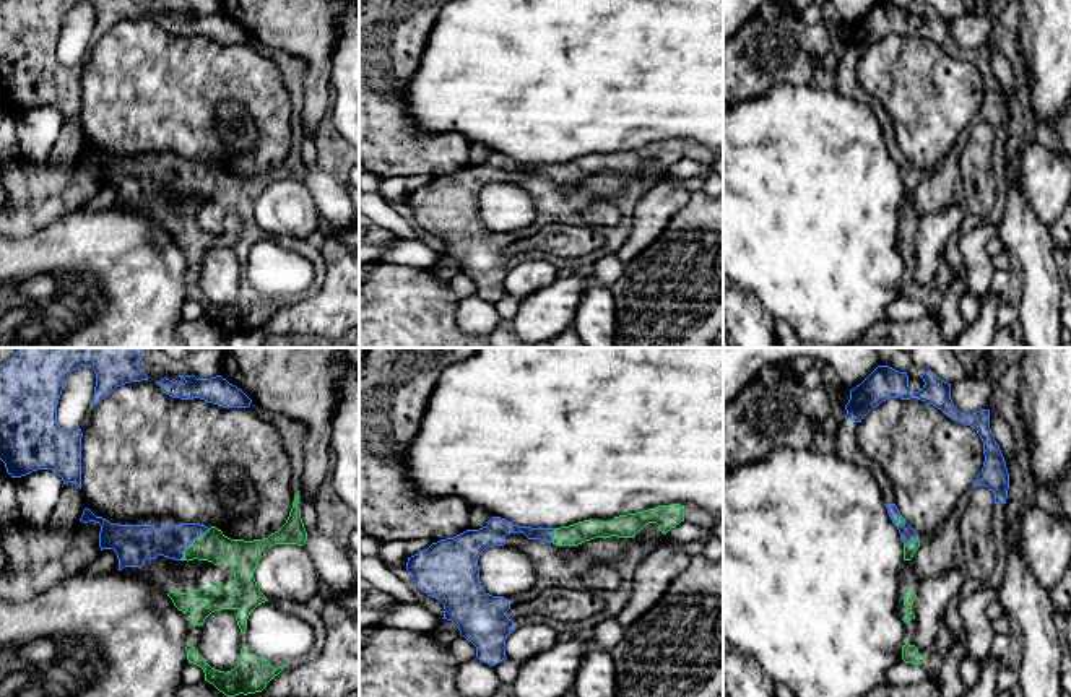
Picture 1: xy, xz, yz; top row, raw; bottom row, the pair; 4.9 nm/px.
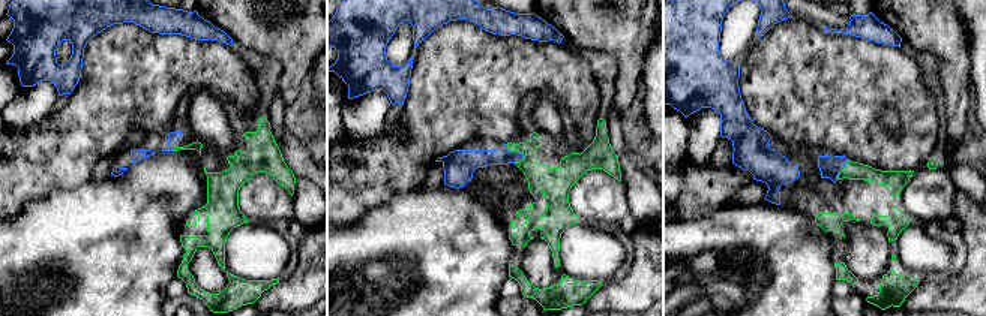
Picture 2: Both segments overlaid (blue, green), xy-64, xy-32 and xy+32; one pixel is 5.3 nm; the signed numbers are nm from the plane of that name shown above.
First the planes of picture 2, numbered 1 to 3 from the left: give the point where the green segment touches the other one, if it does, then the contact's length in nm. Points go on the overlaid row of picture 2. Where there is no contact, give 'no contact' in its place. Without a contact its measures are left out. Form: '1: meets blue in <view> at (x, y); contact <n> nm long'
1: meets blue in xy-64 at (173, 147); contact 30 nm long
2: meets blue in xy-32 at (517, 152); contact 130 nm long
3: meets blue in xy+32 at (842, 168); contact 130 nm long

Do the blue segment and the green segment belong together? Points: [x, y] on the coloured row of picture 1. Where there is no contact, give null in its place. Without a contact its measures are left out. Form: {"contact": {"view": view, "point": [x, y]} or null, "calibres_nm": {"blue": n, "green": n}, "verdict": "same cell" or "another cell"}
{"contact": {"view": "xy", "point": [192, 541]}, "calibres_nm": {"blue": 160, "green": 160}, "verdict": "same cell"}

